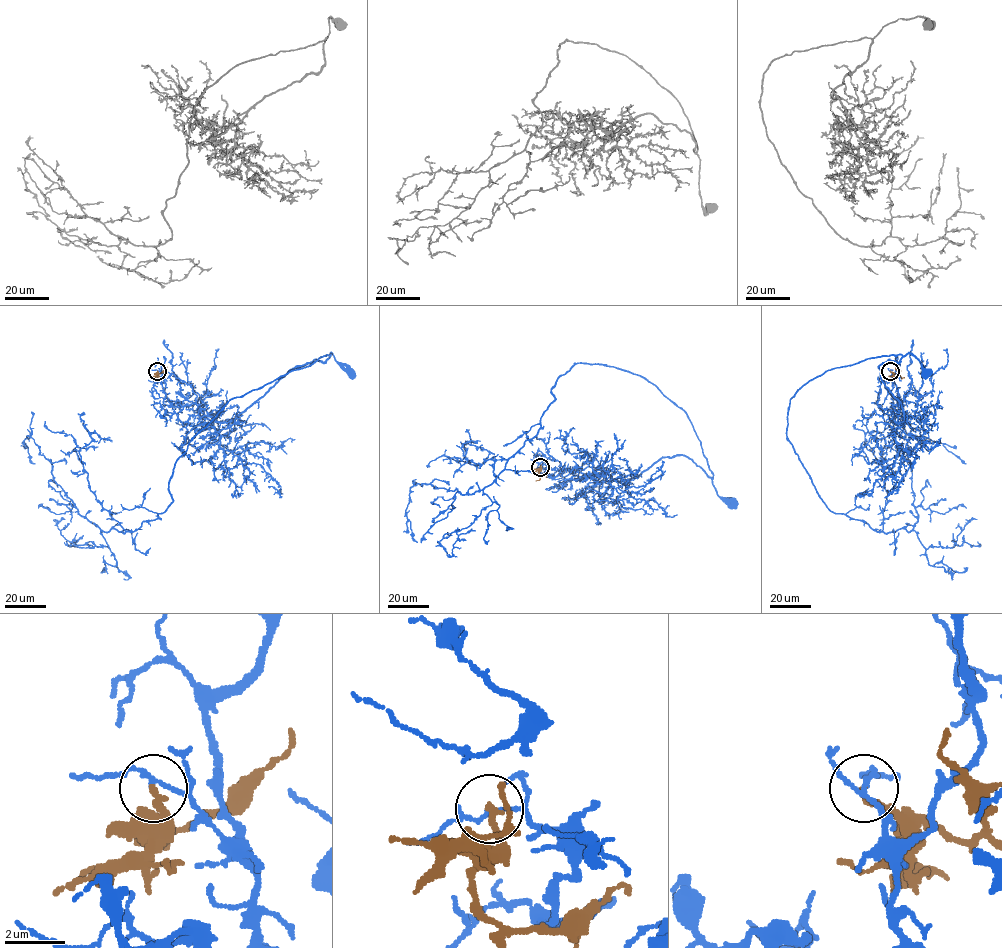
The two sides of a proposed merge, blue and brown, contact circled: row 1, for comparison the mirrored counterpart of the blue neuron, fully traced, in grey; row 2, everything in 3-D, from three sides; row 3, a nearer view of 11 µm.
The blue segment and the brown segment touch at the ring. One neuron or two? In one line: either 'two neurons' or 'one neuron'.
two neurons

